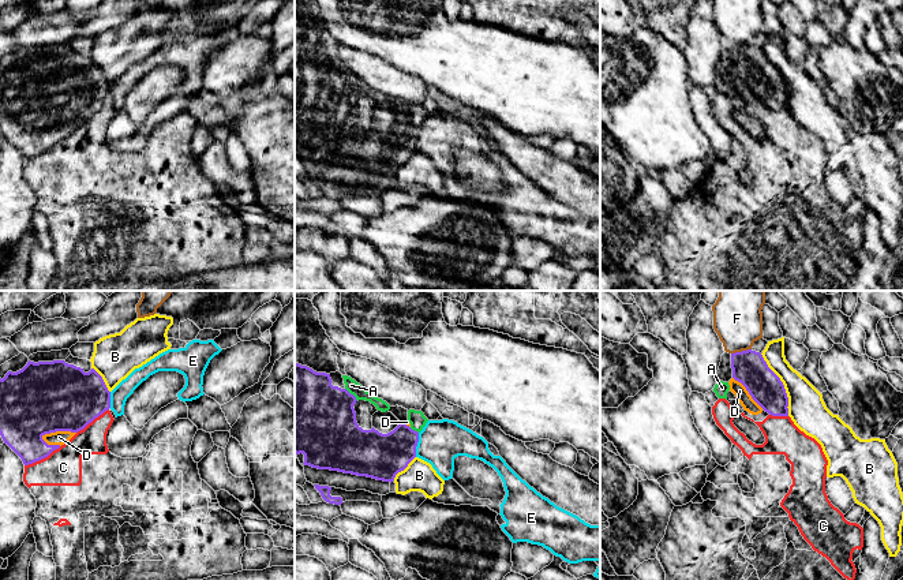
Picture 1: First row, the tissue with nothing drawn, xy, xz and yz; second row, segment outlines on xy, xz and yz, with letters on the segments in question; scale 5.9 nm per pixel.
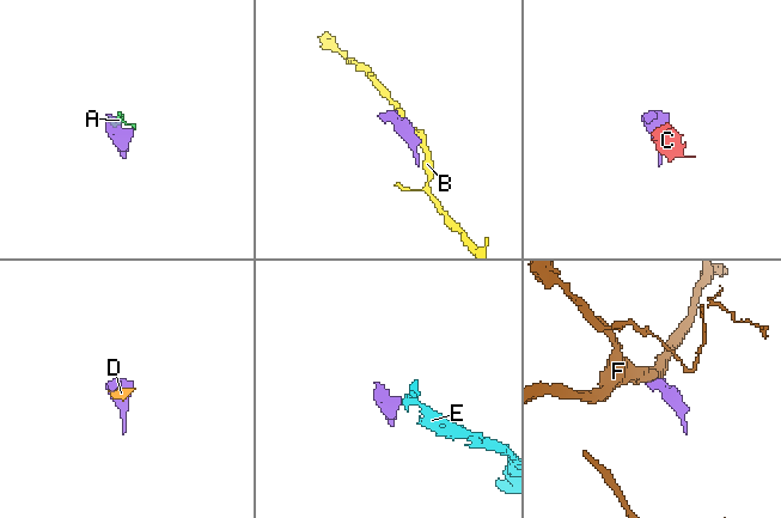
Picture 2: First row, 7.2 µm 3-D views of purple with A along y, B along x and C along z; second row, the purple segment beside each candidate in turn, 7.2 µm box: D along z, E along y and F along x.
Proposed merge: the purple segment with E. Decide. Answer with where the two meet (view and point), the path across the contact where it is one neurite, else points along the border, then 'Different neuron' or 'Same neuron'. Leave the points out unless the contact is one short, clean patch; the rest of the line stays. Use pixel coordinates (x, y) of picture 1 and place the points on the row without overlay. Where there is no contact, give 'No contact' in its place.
Touches purple at xz (416, 139). Boundary: xz (419, 127), (415, 150). Different neuron

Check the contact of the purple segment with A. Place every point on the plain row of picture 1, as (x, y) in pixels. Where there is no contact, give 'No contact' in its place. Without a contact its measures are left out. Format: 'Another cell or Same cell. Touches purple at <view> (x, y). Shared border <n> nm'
Same cell. Touches purple at xz (352, 89). Shared border 110 nm

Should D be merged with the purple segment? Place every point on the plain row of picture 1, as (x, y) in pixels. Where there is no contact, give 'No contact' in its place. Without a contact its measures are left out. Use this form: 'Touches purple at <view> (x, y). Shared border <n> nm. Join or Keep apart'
Touches purple at xy (57, 124). Shared border 220 nm. Join

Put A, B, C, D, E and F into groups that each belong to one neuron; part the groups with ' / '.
A D / B / C / E / F

